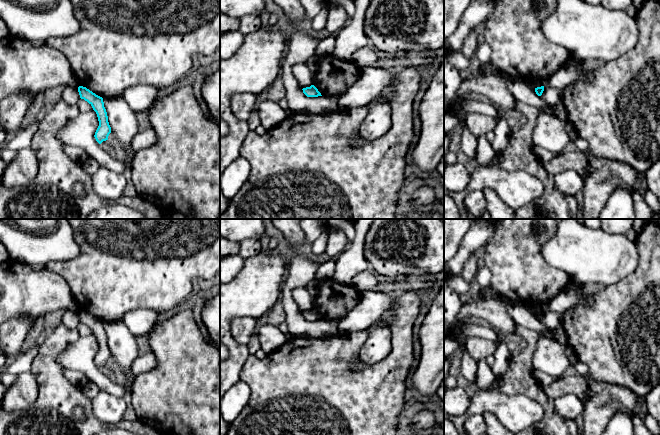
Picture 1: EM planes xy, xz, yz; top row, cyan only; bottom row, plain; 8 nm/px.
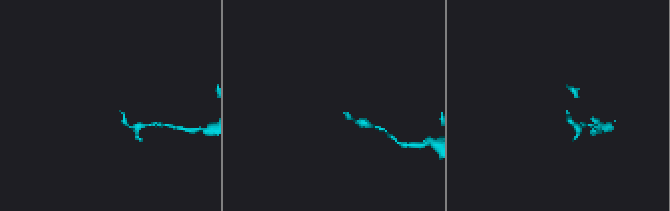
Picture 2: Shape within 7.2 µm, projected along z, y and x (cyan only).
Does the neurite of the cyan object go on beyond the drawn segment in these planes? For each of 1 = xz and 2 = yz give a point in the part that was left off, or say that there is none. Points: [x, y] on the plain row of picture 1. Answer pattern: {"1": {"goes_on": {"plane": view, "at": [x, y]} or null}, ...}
{"1": {"goes_on": null}, "2": {"goes_on": null}}

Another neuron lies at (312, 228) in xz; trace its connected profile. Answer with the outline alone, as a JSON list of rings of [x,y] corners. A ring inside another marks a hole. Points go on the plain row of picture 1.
[[[301,219],[300,226],[307,243],[315,242],[321,234],[323,224],[319,219]]]

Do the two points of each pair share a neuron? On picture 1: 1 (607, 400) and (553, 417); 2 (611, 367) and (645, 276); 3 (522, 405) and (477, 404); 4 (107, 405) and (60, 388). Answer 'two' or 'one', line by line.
1: two
2: one
3: one
4: two

